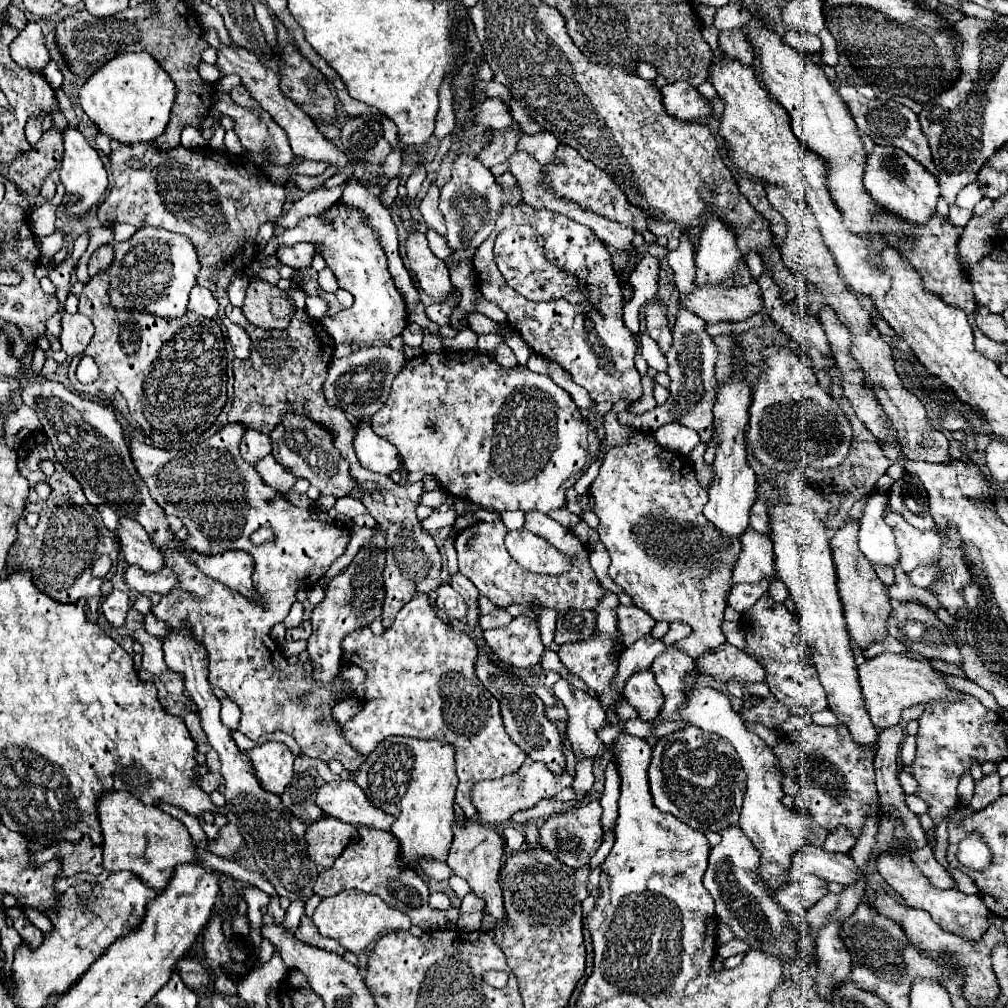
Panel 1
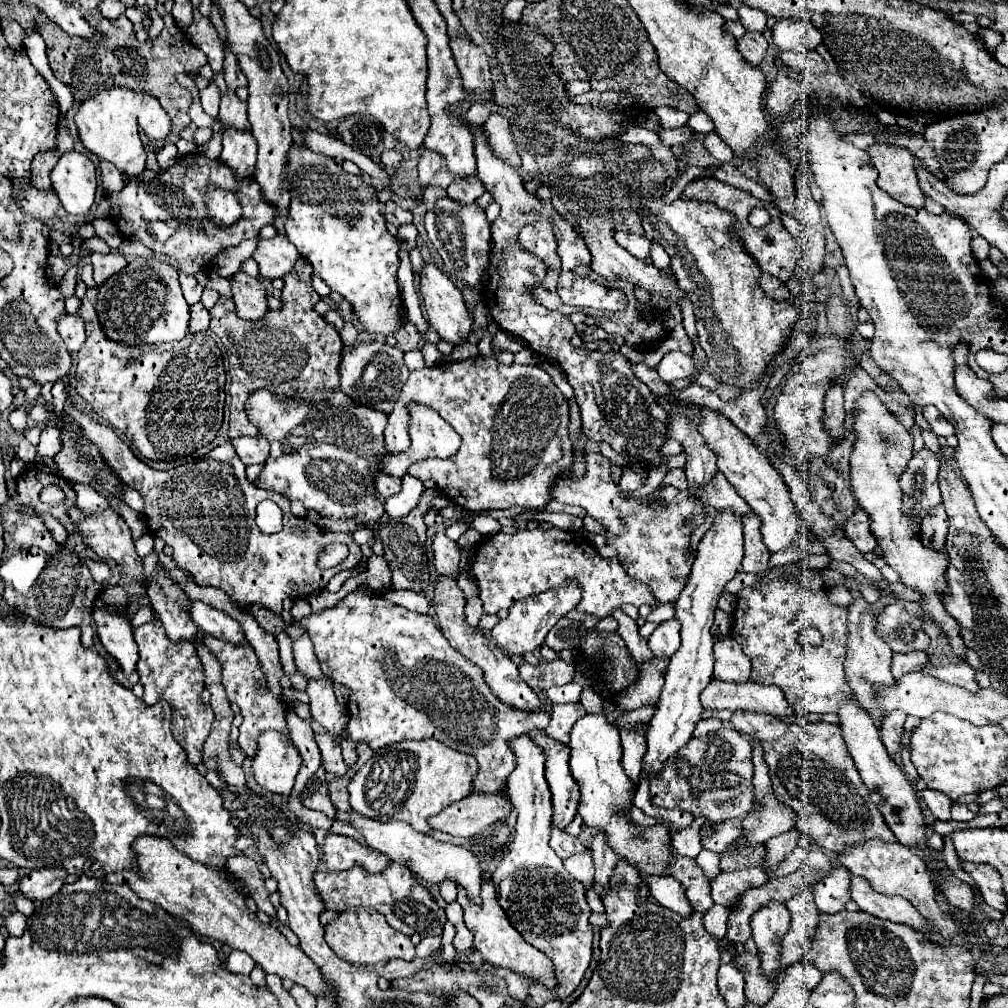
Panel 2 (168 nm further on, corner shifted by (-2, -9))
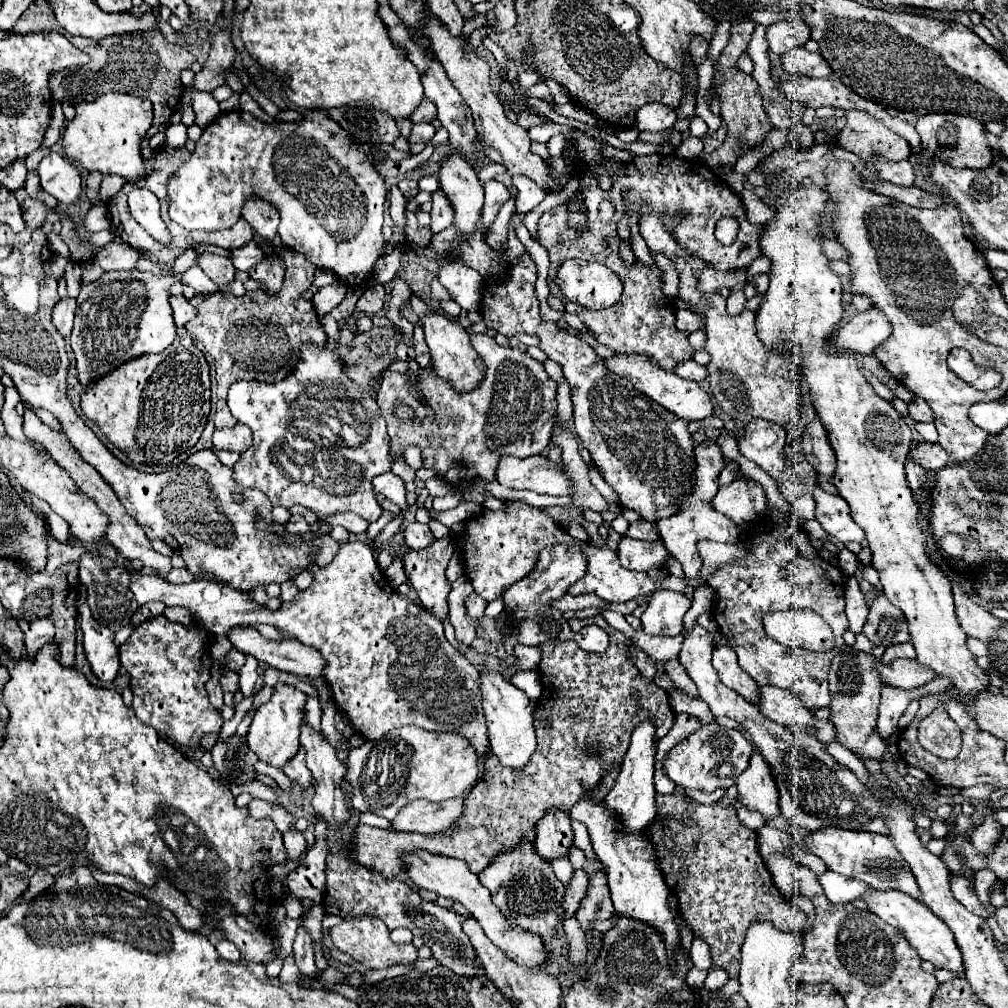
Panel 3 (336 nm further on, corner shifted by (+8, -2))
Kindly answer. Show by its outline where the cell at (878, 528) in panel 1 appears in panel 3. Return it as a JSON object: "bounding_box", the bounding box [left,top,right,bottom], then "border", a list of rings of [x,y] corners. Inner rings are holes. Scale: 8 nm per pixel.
{"bounding_box":[812,488,864,544],"border":[[[816,488],[812,496],[816,500],[816,520],[832,538],[836,538],[842,544],[850,540],[856,540],[856,542],[864,540],[864,532],[852,520],[850,508],[846,500],[842,500],[842,496],[826,494],[822,488]]]}

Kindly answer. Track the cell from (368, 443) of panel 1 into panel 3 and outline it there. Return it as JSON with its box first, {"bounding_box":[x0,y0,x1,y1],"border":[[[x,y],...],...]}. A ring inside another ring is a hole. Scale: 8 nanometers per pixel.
{"bounding_box":[372,472,408,512],"border":[[[392,472],[380,474],[372,480],[372,486],[376,490],[380,490],[388,500],[398,504],[404,512],[408,510],[408,506],[406,506],[406,488],[404,488],[404,482],[396,474],[392,474]]]}

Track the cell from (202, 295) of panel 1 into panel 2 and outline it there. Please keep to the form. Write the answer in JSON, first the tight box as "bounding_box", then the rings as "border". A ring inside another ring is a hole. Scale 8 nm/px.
{"bounding_box":[190,303,210,333],"border":[[[202,303],[190,307],[190,333],[204,333],[210,323],[210,313]]]}

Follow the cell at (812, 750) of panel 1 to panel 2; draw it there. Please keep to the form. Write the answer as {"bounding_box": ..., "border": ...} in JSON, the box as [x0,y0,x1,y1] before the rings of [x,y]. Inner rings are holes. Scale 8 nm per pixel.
{"bounding_box":[730,711,896,853],"border":[[[736,711],[730,725],[750,737],[760,737],[764,761],[770,767],[774,795],[796,815],[796,827],[810,835],[822,849],[842,853],[858,843],[880,839],[894,843],[896,837],[886,825],[878,807],[870,801],[852,757],[846,751],[840,727],[834,723],[784,725],[778,717],[754,711]]]}

